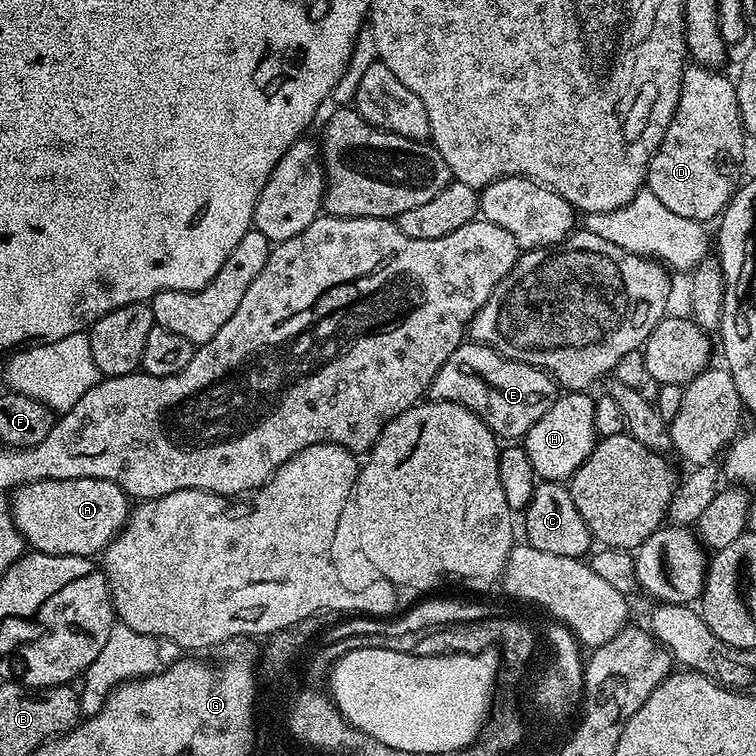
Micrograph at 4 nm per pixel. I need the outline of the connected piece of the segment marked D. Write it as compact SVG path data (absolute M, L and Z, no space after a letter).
M685 67L674 118L670 118L670 126L648 164L647 191L658 198L668 212L682 214L684 220L715 221L732 201L741 183L740 163L744 160L744 140L746 133L733 77L723 76L716 68Z

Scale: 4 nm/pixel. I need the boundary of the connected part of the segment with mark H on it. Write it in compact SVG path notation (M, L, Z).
M565 391L557 395L554 406L550 406L550 410L546 410L546 414L542 414L542 418L538 418L538 422L534 422L534 426L530 426L530 430L522 437L522 446L530 458L530 466L534 466L541 481L567 481L594 450L598 439L594 426L596 402L588 395L587 391Z

